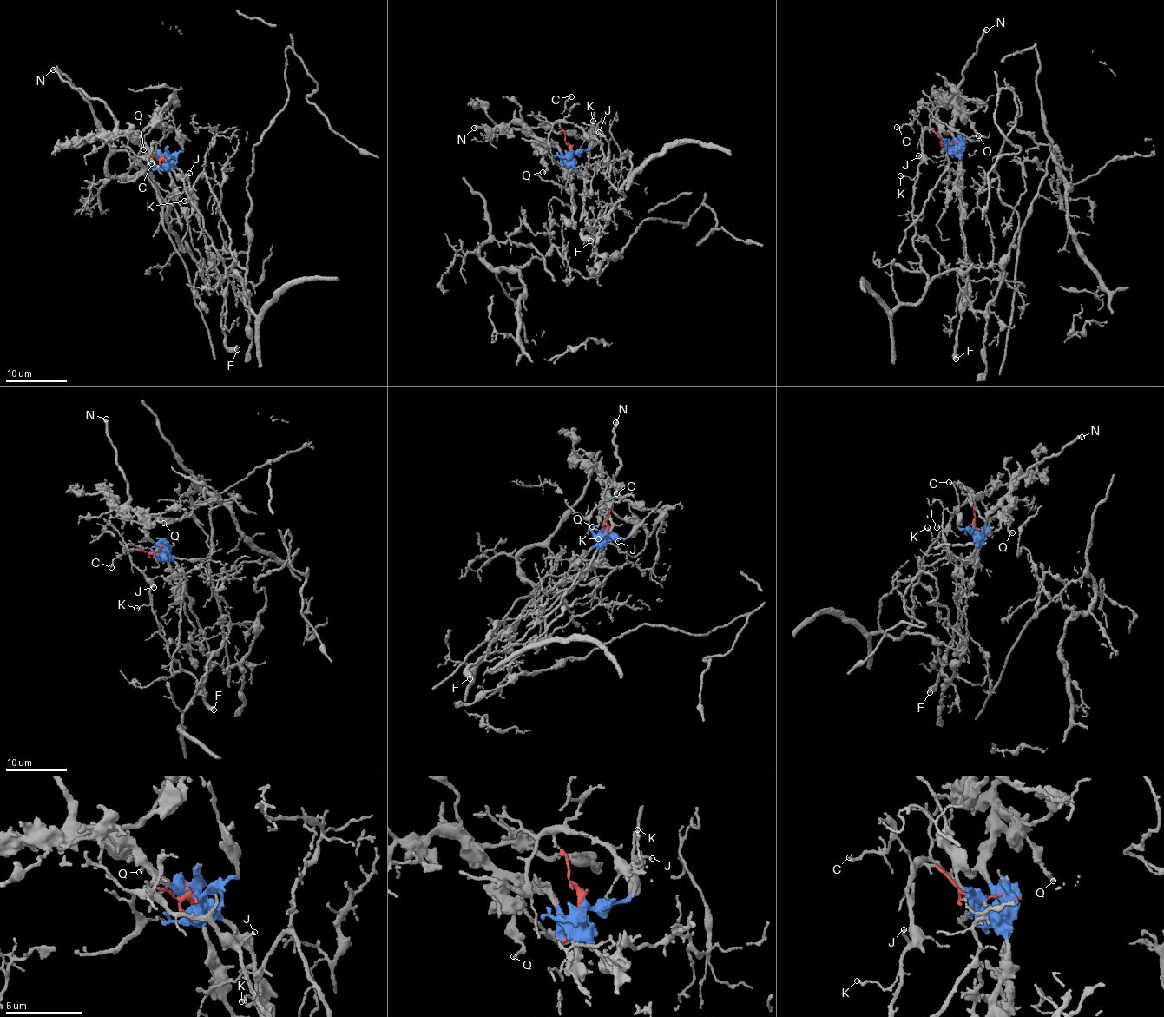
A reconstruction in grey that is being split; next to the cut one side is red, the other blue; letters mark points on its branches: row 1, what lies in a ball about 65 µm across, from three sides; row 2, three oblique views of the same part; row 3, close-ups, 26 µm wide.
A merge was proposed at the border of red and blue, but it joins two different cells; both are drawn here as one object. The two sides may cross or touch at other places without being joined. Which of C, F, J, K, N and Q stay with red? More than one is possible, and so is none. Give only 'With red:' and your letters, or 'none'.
With red: C, J, K

